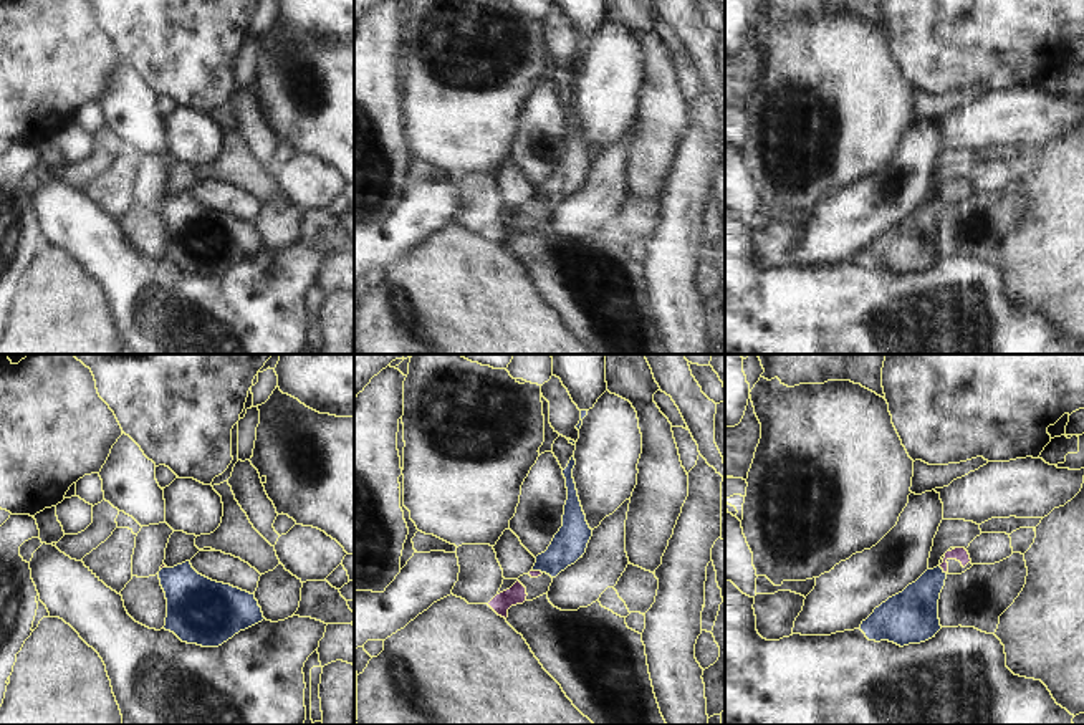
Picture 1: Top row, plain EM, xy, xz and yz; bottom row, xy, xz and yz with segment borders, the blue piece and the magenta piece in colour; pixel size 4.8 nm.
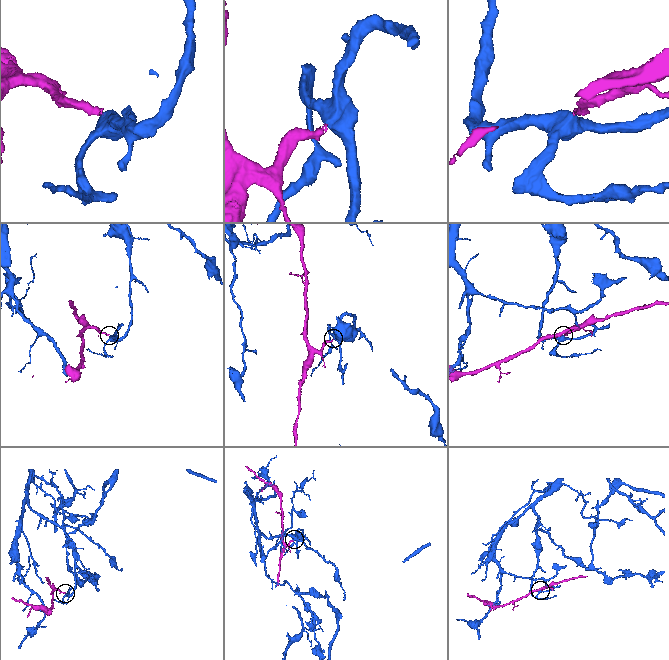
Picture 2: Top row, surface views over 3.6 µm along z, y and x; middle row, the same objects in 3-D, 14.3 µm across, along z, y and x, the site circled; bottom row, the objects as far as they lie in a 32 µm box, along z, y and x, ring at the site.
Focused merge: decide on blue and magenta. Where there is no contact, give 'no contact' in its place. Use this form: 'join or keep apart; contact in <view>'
keep apart; contact in yz

